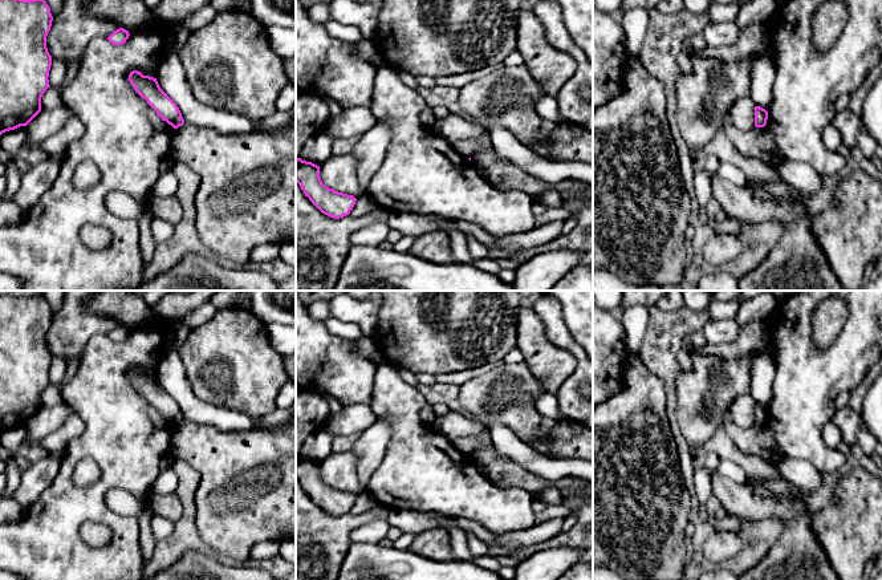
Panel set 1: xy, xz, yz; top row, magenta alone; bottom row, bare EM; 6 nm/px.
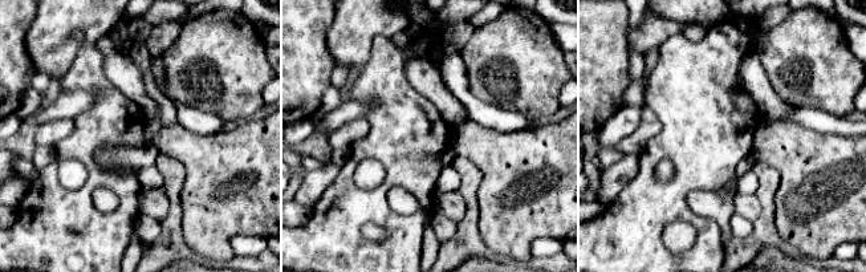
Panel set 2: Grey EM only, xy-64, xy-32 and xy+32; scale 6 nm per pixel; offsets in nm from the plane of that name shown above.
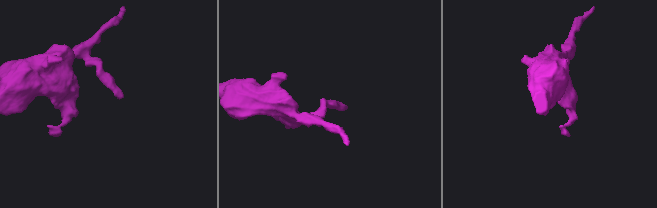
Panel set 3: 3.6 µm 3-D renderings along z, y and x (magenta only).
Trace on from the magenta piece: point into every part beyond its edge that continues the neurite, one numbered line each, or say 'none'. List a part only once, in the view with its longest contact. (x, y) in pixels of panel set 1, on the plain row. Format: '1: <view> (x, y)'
none

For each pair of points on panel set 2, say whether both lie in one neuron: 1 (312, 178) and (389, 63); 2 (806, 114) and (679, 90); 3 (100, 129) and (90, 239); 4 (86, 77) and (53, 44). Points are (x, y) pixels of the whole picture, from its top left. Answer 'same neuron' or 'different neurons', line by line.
1: different neurons
2: different neurons
3: same neuron
4: different neurons

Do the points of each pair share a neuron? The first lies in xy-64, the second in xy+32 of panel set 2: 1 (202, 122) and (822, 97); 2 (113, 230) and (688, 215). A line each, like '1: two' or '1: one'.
1: two
2: one

